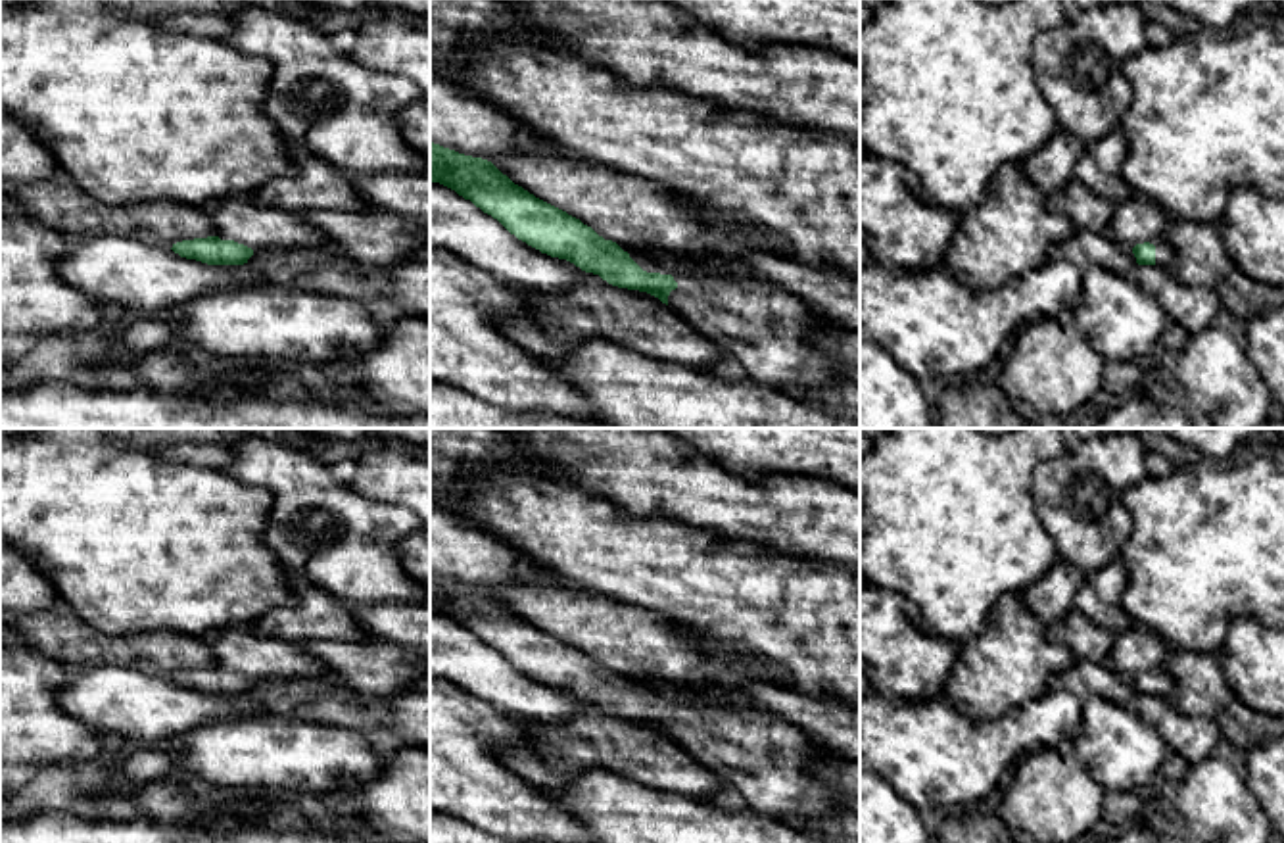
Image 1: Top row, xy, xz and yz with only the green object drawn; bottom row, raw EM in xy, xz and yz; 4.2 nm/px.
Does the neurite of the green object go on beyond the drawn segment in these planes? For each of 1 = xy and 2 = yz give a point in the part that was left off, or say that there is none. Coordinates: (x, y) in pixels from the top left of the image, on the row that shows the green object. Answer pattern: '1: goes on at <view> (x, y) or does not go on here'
1: goes on at xy (260, 227)
2: goes on at yz (1137, 219)

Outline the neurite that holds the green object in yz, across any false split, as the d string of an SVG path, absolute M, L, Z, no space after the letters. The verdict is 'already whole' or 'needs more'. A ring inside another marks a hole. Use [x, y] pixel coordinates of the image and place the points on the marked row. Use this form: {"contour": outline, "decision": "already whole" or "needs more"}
{"contour": "M1134 194L1115 204L1107 236L1129 246L1138 265L1163 265L1171 269L1173 250L1165 240L1169 219L1157 204Z", "decision": "needs more"}

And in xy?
{"contour": "M230 196L209 207L215 234L182 240L173 252L207 265L244 265L255 252L332 248L328 236L299 215Z", "decision": "needs more"}

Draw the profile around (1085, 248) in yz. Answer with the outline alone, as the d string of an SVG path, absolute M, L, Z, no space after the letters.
M1077 229L1069 240L1050 246L1046 255L1048 261L1069 261L1081 271L1102 267L1117 275L1134 275L1138 267L1132 248L1115 242L1107 234L1082 229Z

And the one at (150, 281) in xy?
M67 236L58 273L71 288L142 317L167 317L202 294L269 284L248 263L207 265L125 236Z

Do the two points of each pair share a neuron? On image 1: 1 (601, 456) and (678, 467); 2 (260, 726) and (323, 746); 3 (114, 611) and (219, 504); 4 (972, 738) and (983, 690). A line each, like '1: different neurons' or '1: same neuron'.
1: same neuron
2: same neuron
3: same neuron
4: different neurons

